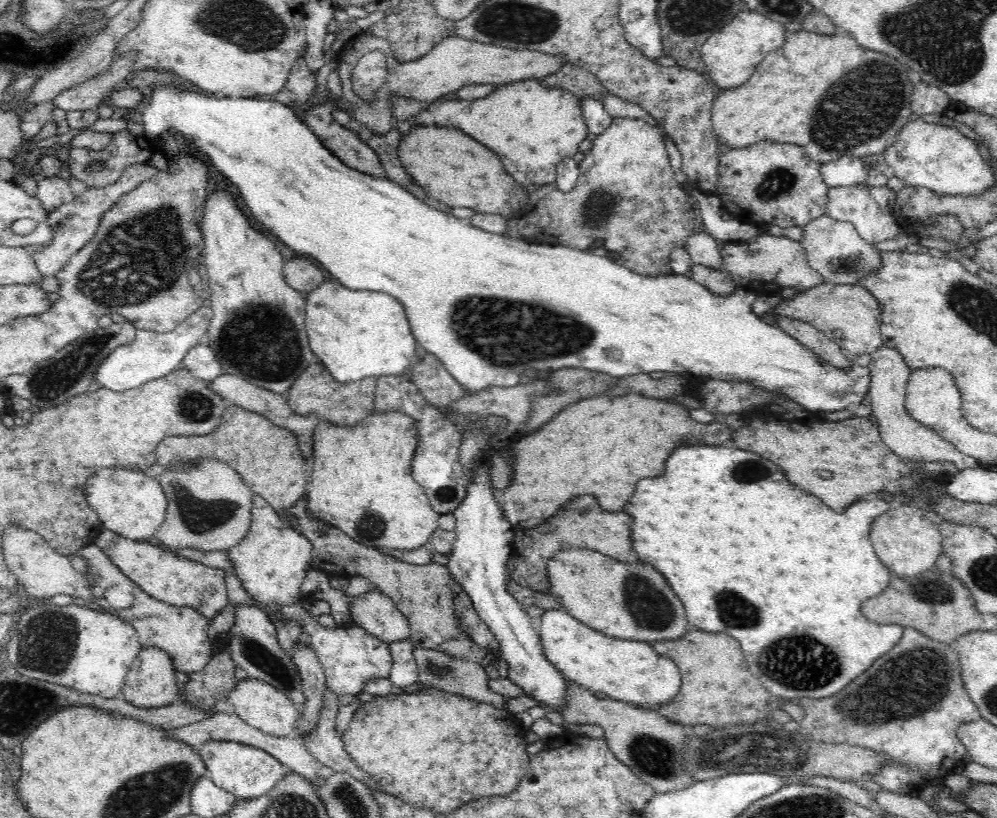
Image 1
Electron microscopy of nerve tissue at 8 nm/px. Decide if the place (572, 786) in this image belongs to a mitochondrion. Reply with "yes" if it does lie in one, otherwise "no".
no

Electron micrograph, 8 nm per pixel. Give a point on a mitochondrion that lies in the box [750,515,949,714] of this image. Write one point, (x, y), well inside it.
(799, 662)

